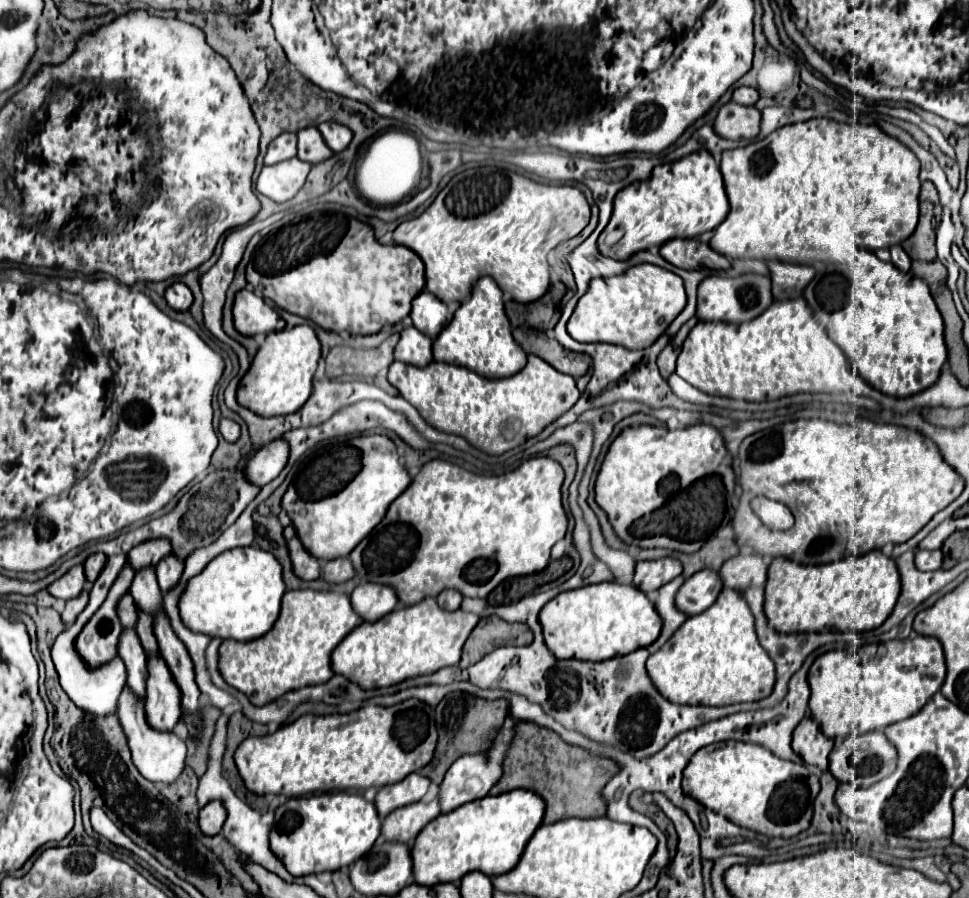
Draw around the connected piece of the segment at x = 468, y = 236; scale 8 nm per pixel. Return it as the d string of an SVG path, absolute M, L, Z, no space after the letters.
M480 166L458 172L418 218L406 220L394 230L394 242L414 250L422 258L426 266L426 288L446 304L468 300L474 282L482 276L496 280L504 300L534 302L544 296L550 286L548 252L582 232L588 220L590 204L576 186L538 184L510 170Z

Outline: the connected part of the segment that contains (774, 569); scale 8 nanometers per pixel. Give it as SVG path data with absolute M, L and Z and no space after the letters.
M882 550L820 566L796 564L774 558L766 582L766 616L778 632L824 632L824 630L874 630L886 622L900 596L900 572L894 558Z

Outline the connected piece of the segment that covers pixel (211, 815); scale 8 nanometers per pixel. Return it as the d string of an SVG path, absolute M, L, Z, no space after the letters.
M210 802L200 810L200 830L208 836L214 836L222 830L224 818L226 818L226 808L222 802Z

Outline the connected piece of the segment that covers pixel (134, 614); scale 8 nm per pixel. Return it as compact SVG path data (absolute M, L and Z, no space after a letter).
M126 594L120 604L118 604L118 616L124 628L136 628L136 620L138 620L138 608L132 600L130 594Z

